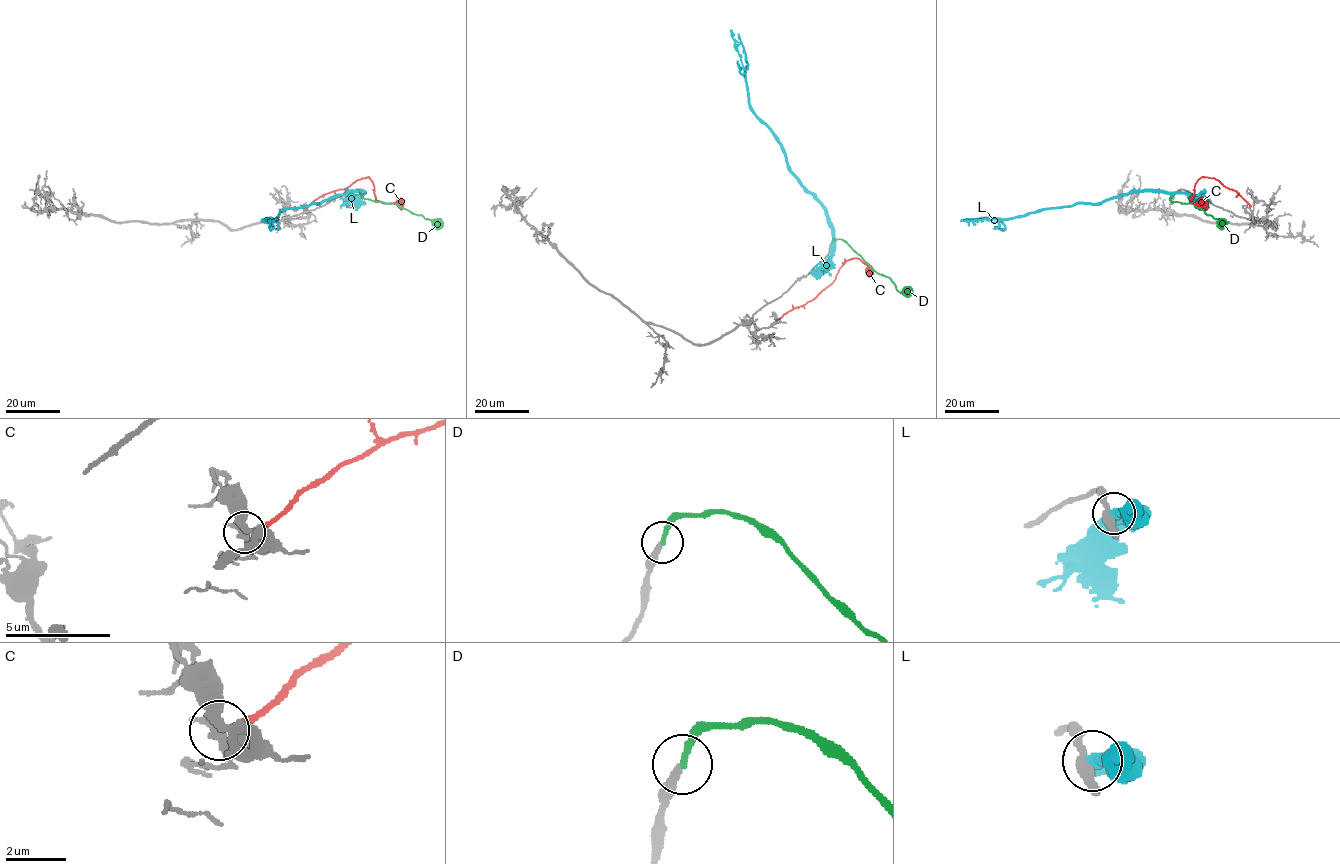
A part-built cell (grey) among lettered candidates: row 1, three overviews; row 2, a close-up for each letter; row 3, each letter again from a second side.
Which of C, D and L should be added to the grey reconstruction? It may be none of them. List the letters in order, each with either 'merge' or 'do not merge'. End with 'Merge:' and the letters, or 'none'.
C: do not merge
D: merge
L: do not merge
Merge: D

